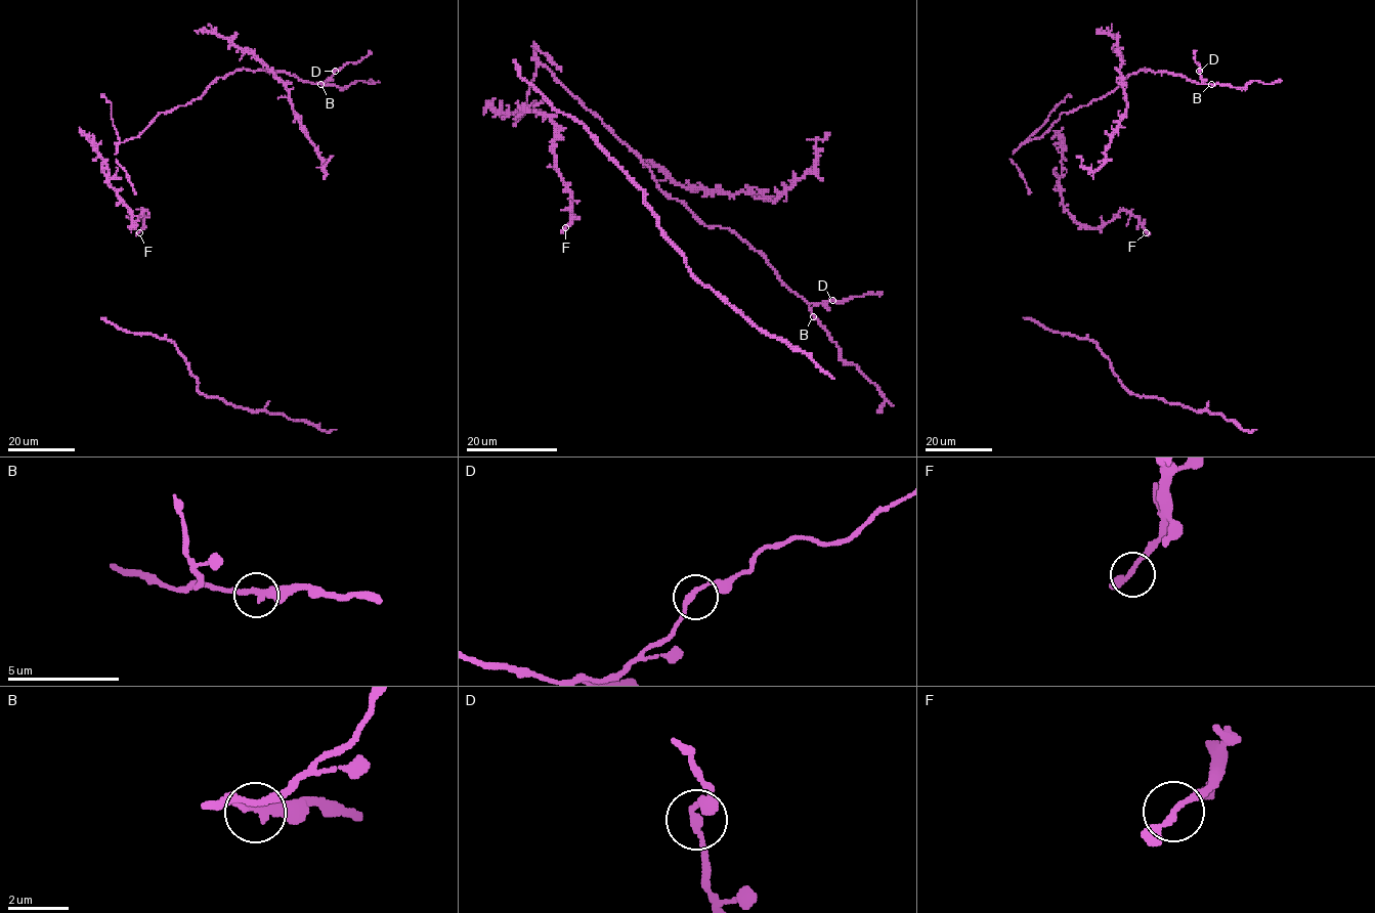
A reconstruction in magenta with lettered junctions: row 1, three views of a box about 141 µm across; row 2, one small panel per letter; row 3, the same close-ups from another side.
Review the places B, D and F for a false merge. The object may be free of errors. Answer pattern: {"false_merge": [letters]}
{"false_merge": []}

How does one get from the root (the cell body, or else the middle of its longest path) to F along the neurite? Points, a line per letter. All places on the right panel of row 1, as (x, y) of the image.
F: (1059, 190), (1062, 205), (1081, 224), (1104, 226), (1126, 210), (1137, 219), (1146, 232)

